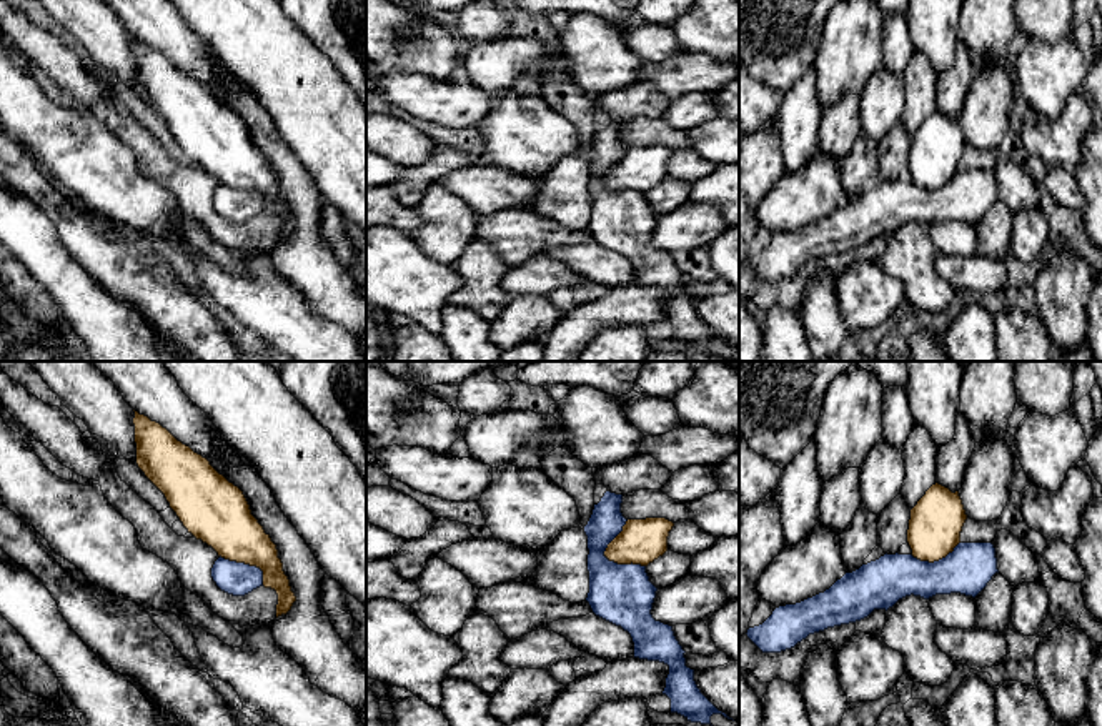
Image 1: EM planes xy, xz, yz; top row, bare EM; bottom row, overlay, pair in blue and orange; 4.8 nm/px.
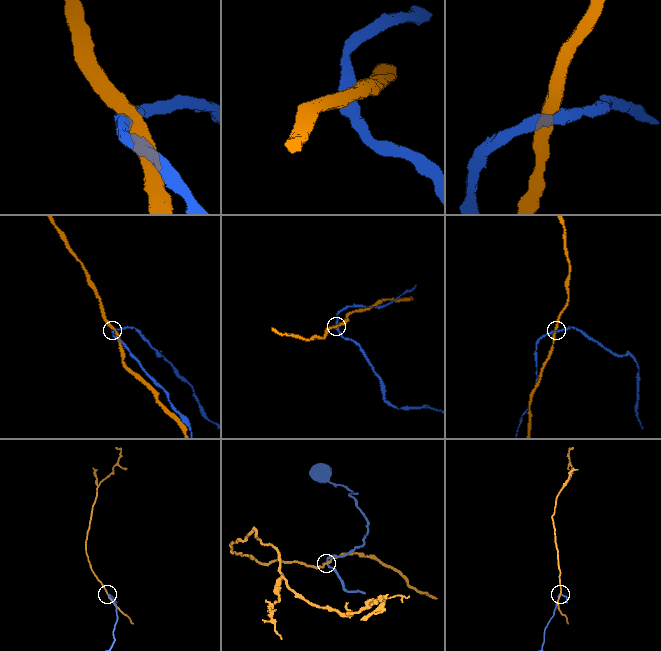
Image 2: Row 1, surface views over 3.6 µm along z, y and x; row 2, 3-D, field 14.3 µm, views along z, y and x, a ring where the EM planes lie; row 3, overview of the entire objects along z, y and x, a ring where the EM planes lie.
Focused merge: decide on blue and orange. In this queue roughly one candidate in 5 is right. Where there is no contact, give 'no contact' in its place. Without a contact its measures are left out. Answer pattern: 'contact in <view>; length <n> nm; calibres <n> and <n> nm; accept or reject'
contact in xz; length 240 nm; calibres 300 and 220 nm; reject

